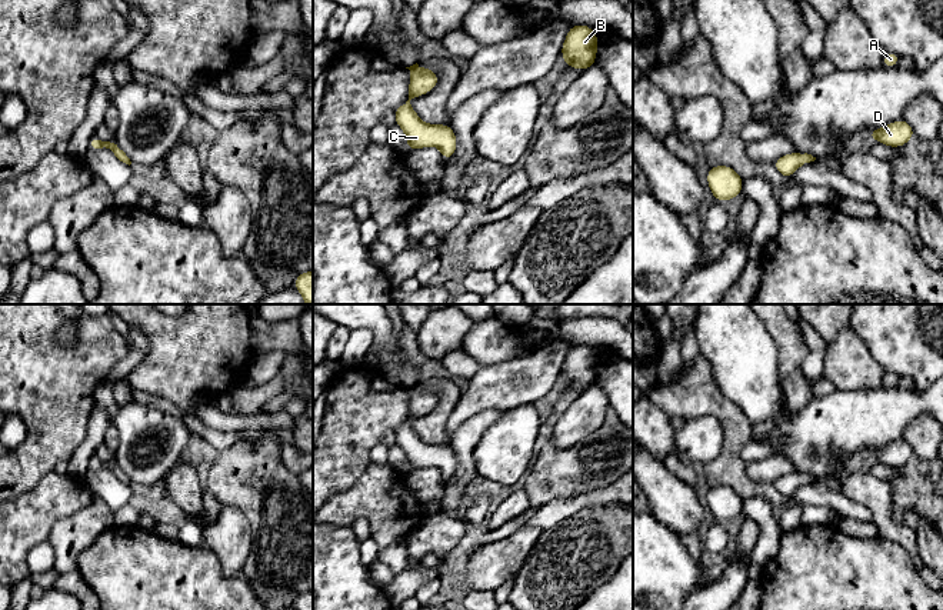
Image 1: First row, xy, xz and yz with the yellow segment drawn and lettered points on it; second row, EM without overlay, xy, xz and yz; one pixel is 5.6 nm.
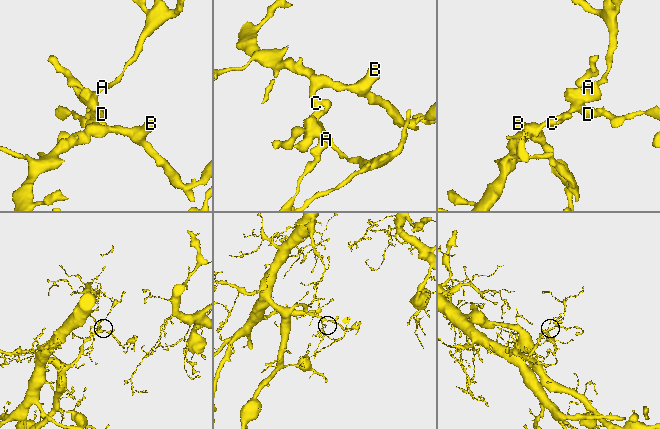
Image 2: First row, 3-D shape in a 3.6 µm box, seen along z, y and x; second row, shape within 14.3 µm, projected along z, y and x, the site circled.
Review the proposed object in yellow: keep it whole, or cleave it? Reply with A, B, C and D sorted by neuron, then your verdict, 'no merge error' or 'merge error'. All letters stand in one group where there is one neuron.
groups A B C D; no merge error

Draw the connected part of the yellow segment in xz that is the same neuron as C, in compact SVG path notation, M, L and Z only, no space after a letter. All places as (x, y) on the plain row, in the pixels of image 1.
M417 383L406 387L411 396L409 399L409 420L394 430L396 444L403 449L407 457L407 470L436 466L441 470L444 481L450 481L457 467L457 459L451 446L424 444L411 429L410 420L433 410L439 397L430 389L421 389Z

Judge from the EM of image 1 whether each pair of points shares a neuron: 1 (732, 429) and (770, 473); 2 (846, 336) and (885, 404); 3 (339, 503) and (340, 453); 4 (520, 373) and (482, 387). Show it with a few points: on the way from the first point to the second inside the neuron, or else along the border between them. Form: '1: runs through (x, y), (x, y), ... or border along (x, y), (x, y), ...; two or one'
1: border along (747, 463), (750, 479), (772, 484); two
2: border along (880, 384), (872, 389), (843, 390); two
3: border along (365, 472), (345, 490), (335, 492), (327, 499); two
4: runs through (510, 383), (492, 387); one

